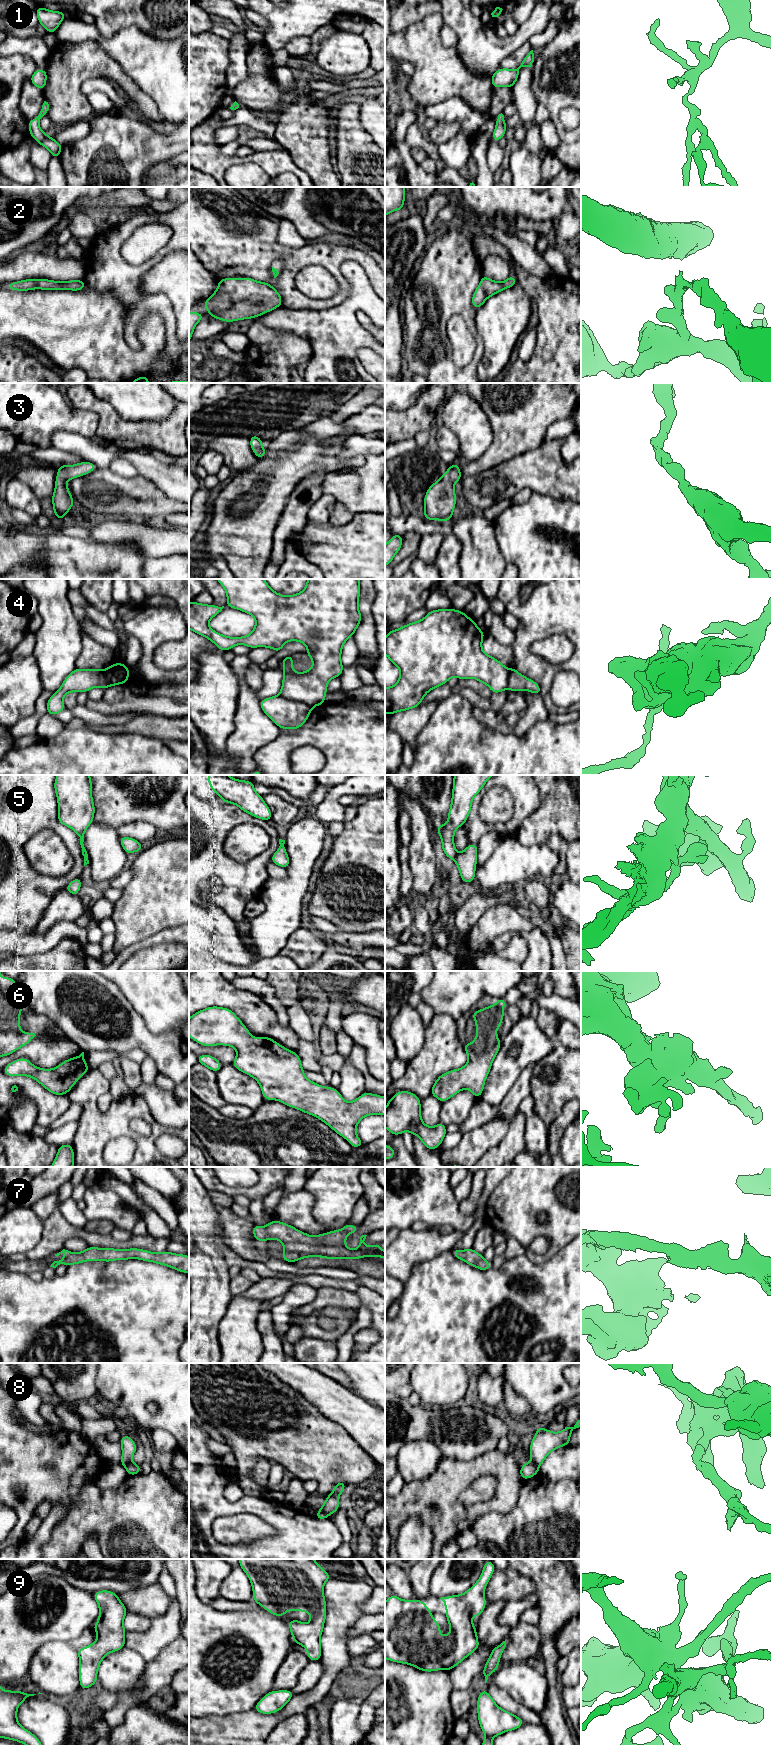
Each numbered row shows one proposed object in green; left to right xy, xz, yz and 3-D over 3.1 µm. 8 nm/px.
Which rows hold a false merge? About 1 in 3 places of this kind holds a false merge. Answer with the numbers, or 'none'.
4, 5, 8

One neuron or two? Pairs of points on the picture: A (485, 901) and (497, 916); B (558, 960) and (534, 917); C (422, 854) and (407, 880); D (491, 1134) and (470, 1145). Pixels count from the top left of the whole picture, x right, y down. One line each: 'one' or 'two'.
A: two
B: one
C: two
D: one

